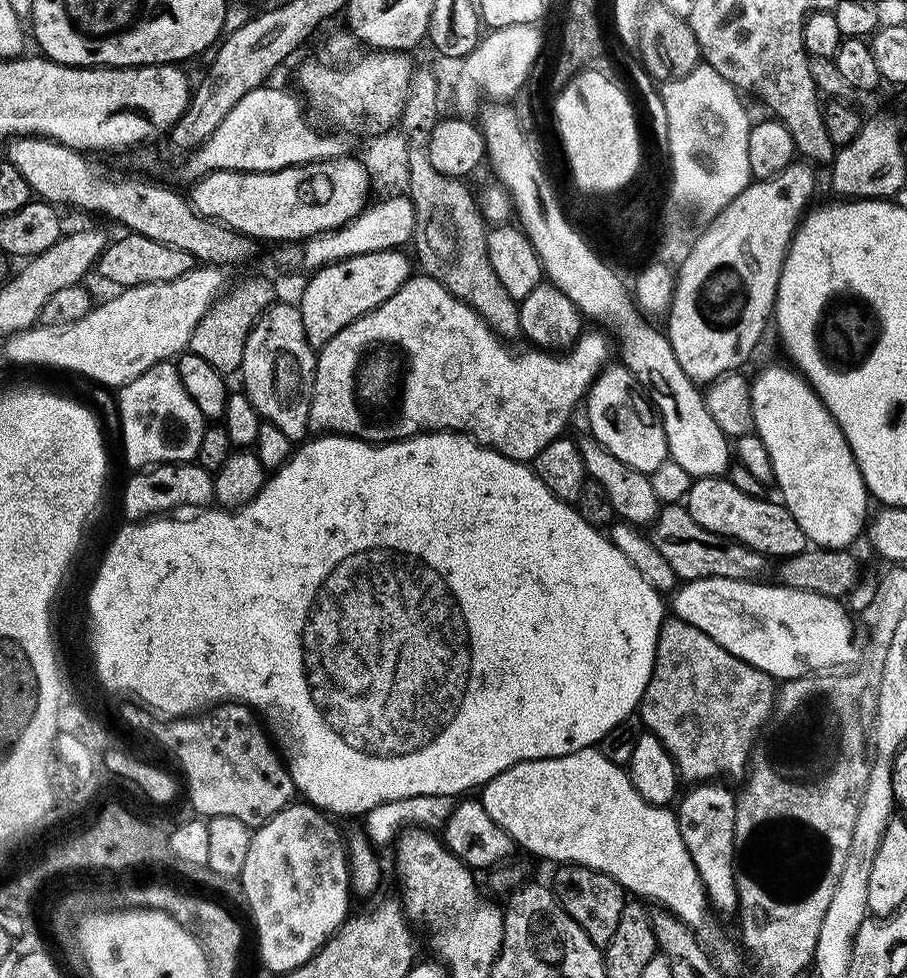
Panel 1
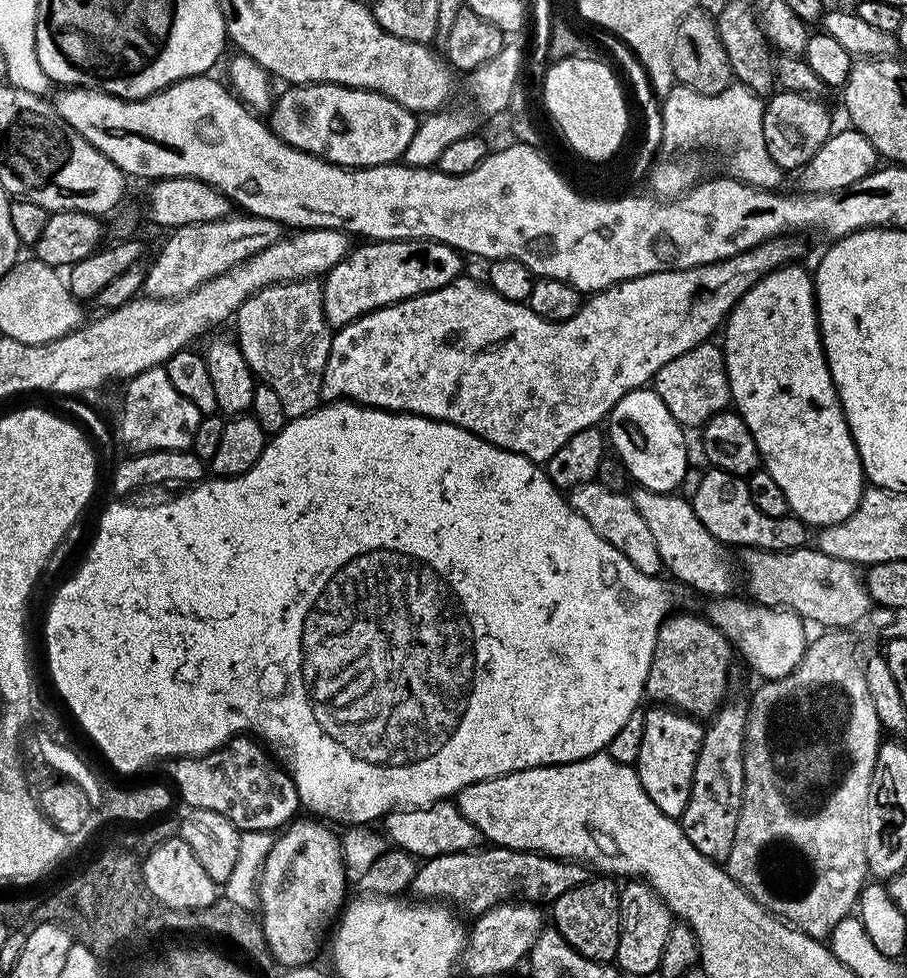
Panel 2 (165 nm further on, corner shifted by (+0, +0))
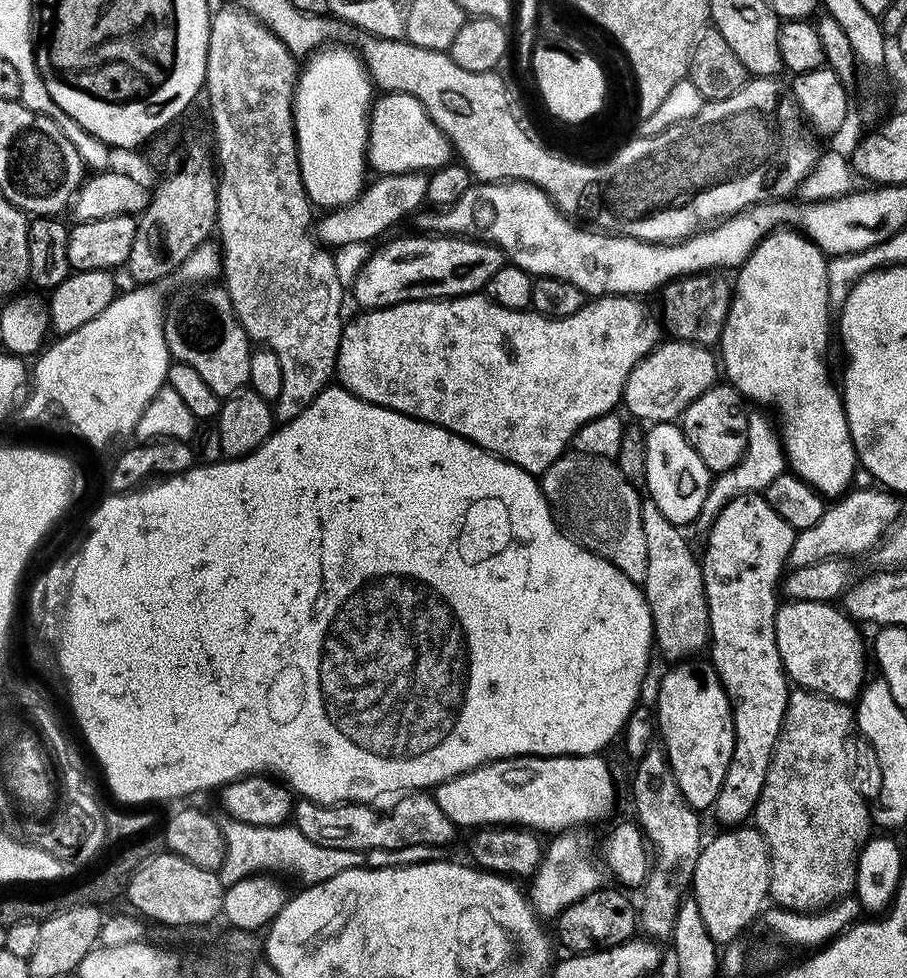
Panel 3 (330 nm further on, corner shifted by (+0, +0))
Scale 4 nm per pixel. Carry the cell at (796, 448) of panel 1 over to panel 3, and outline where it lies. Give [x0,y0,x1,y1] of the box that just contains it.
[718,230,858,498]

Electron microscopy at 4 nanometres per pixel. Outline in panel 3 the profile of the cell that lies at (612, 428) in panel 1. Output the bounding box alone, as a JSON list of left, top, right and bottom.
[644,423,710,526]

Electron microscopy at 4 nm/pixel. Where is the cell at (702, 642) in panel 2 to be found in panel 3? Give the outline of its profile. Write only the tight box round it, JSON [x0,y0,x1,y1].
[640,499,710,662]

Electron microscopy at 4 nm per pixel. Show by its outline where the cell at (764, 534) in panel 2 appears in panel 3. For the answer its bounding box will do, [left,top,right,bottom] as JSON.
[700,494,796,826]

